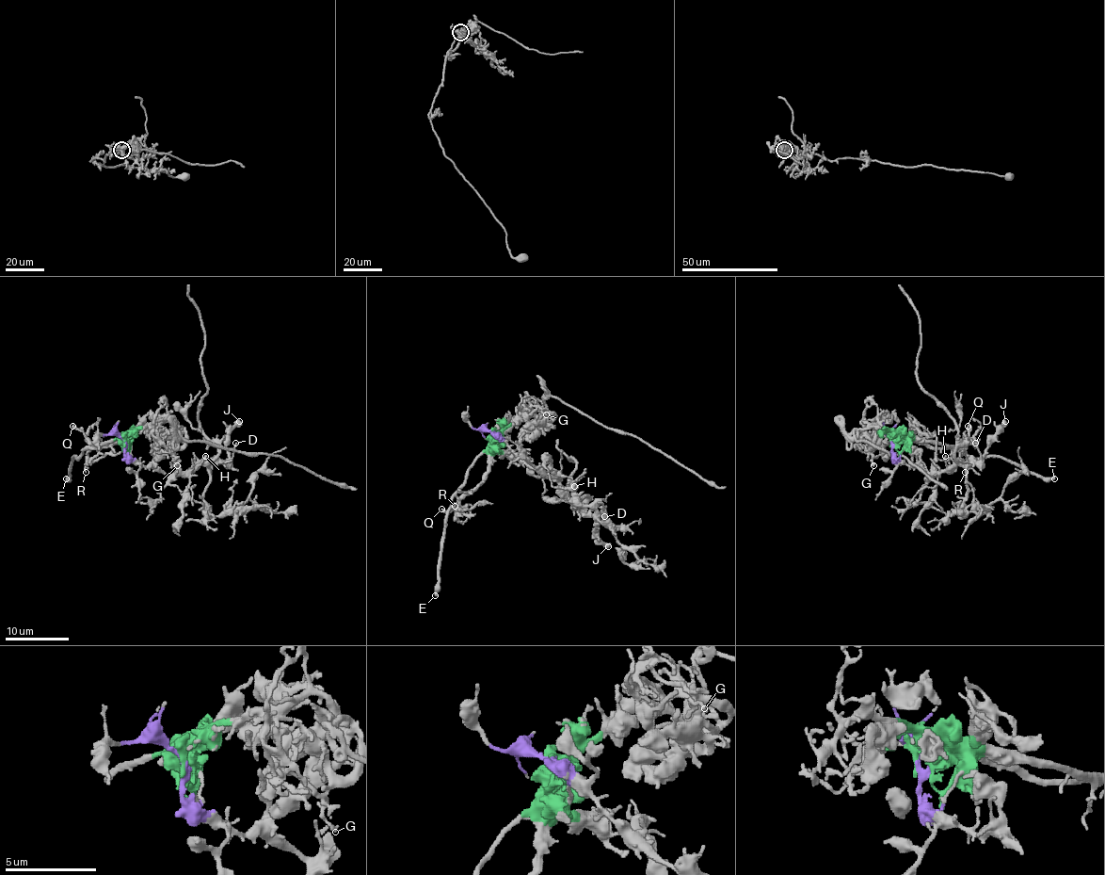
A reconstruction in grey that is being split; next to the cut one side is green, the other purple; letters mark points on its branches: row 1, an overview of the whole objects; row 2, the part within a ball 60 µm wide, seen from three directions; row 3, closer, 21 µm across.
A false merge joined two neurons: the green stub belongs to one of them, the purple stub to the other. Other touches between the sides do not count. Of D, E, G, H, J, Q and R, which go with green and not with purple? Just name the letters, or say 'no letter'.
E, G, Q, R

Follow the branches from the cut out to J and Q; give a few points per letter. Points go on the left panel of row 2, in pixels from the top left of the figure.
J: (124, 441), (125, 452), (141, 464), (187, 474), (225, 462), (230, 429), (239, 420)
Q: (125, 441), (90, 445), (86, 436), (72, 425)

